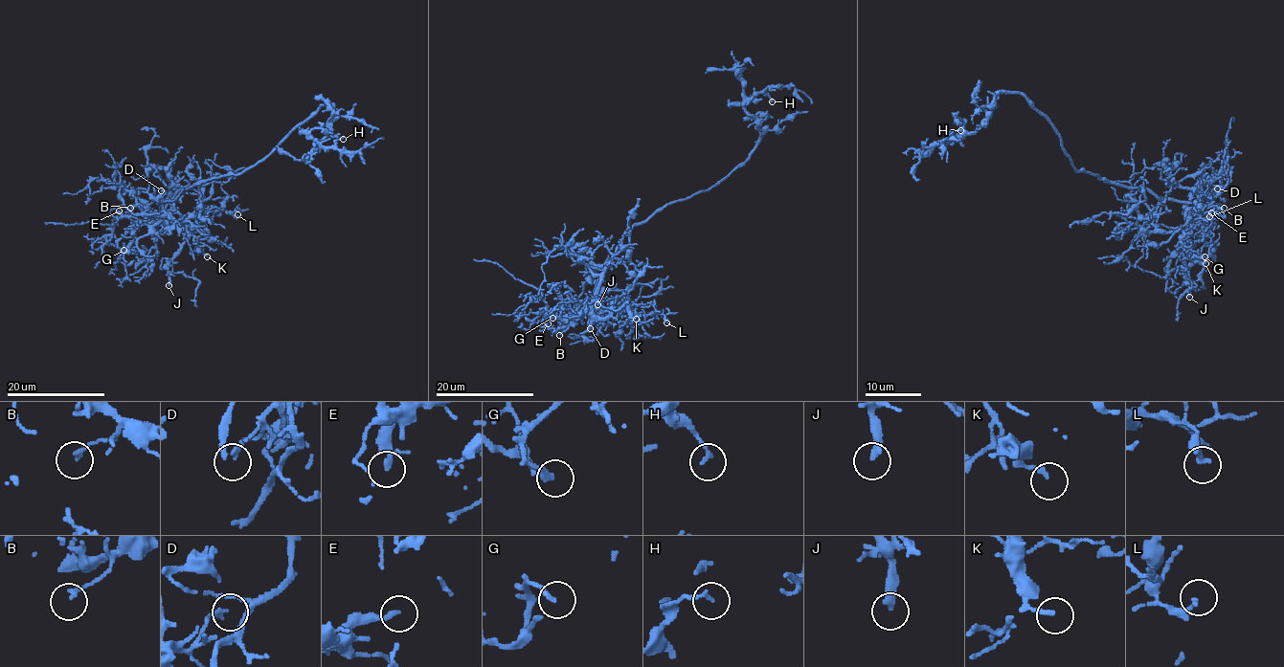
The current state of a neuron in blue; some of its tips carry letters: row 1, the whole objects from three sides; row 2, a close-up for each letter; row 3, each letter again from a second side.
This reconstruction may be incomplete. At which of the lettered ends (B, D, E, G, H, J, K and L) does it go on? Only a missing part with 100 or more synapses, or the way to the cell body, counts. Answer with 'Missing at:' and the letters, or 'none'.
Missing at: G

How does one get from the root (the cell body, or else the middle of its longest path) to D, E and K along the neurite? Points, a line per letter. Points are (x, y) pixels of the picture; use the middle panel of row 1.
D: (633, 226), (624, 234), (615, 258), (596, 289), (593, 311), (600, 311), (601, 315), (590, 328)
E: (633, 226), (598, 280), (590, 324), (588, 314), (574, 314), (566, 305), (551, 314), (548, 323)
K: (633, 226), (624, 234), (615, 258), (598, 280), (593, 311), (609, 311), (620, 323), (628, 318), (636, 319)

